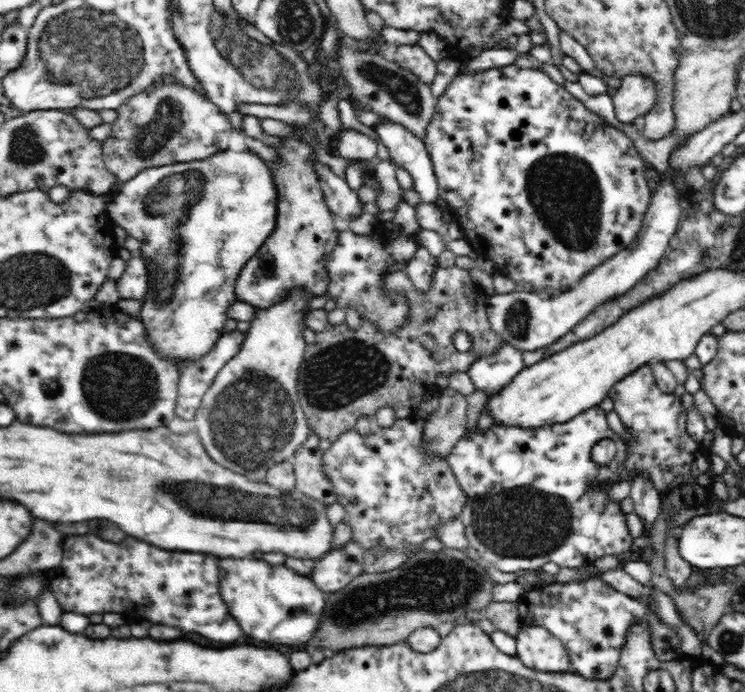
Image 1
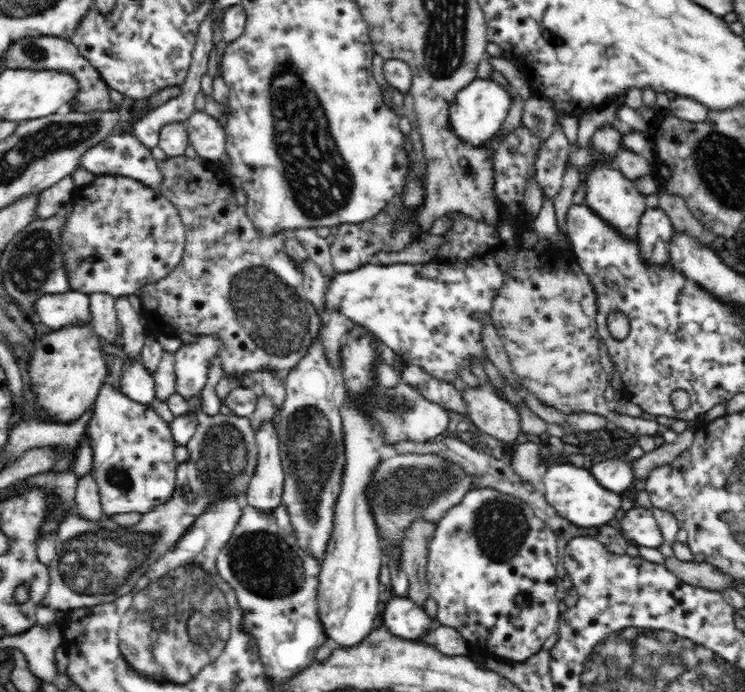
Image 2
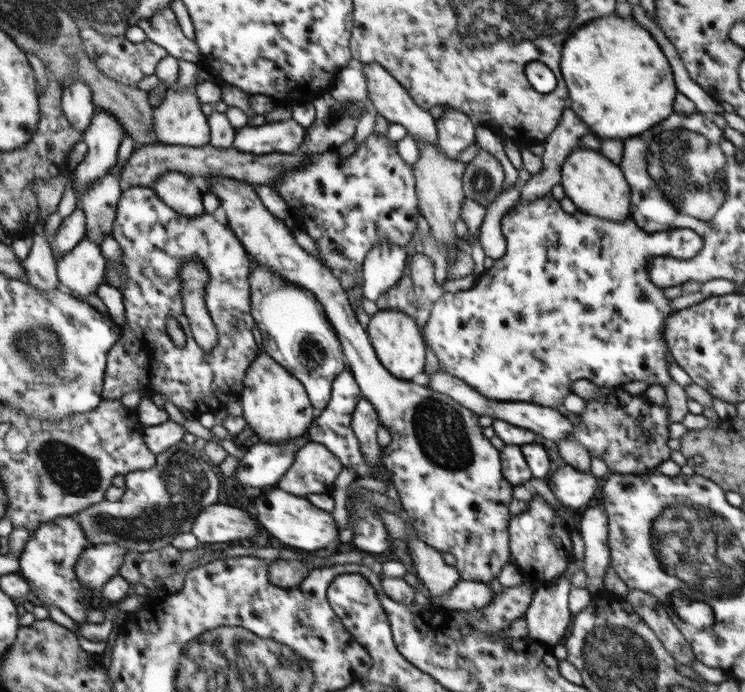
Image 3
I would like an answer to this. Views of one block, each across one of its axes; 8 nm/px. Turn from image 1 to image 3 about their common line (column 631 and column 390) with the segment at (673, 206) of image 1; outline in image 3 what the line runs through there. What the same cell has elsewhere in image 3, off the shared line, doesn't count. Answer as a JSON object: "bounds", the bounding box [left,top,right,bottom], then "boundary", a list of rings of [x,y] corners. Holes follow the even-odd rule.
{"bounds":[362,244,406,301],"boundary":[[[378,244],[366,254],[362,266],[362,298],[377,301],[402,279],[406,268],[404,246],[398,244]]]}

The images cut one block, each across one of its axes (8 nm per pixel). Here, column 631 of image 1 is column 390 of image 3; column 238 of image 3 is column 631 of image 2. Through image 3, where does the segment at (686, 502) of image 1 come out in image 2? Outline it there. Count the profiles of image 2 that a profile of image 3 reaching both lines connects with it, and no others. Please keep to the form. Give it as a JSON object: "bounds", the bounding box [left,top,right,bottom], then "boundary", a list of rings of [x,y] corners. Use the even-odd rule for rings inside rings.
{"bounds":[581,163,647,240],"boundary":[[[594,163],[592,170],[581,181],[584,181],[582,185],[586,189],[585,205],[626,238],[637,240],[638,224],[647,207],[643,194],[636,189],[636,182],[628,179],[610,163]]]}

